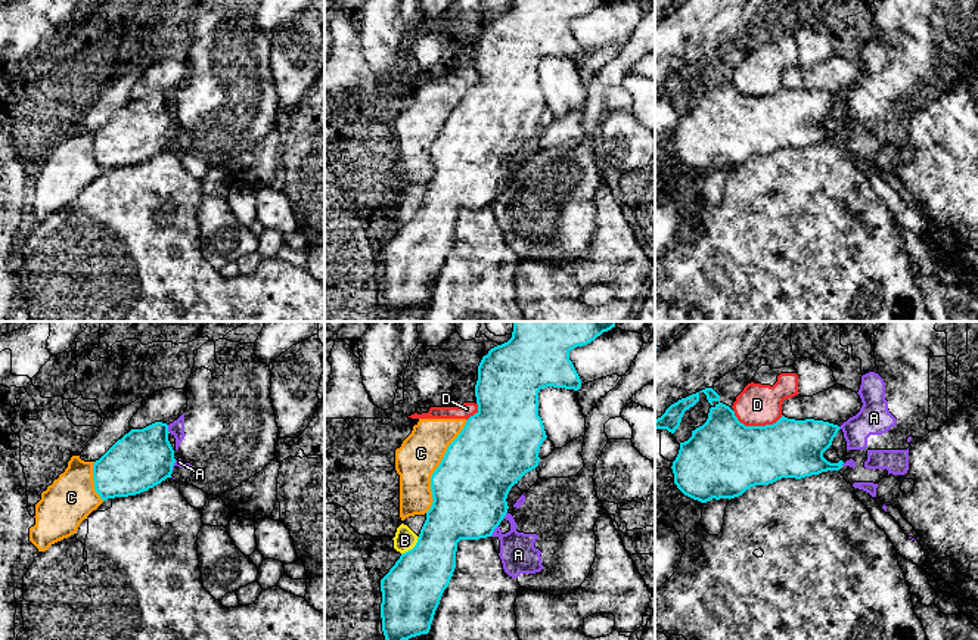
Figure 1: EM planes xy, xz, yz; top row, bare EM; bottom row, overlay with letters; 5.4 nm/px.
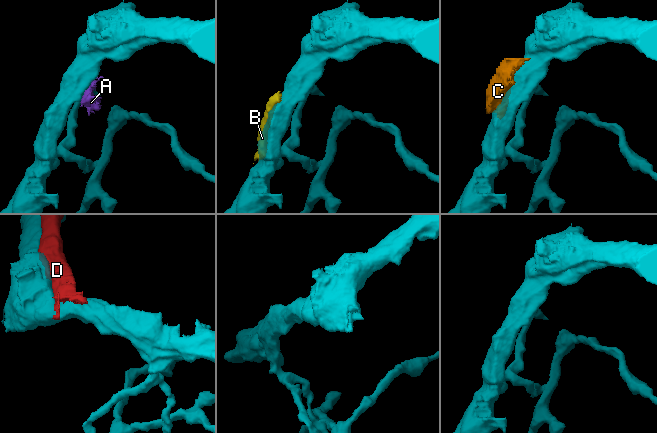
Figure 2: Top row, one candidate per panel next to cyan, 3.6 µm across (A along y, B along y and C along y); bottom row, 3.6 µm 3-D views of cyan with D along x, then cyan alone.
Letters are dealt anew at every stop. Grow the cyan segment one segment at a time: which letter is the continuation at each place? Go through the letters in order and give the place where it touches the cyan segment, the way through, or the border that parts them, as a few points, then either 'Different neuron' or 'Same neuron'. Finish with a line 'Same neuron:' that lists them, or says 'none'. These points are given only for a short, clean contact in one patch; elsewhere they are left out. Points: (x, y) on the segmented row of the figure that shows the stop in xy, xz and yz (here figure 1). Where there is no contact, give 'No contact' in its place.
A: Touches cyan at xz (493, 531). Different neuron
B: Touches cyan at xz (413, 547). Different neuron
C: Touches cyan at xz (438, 466). Different neuron
D: Touches cyan at yz (755, 426). Different neuron
Same neuron: none

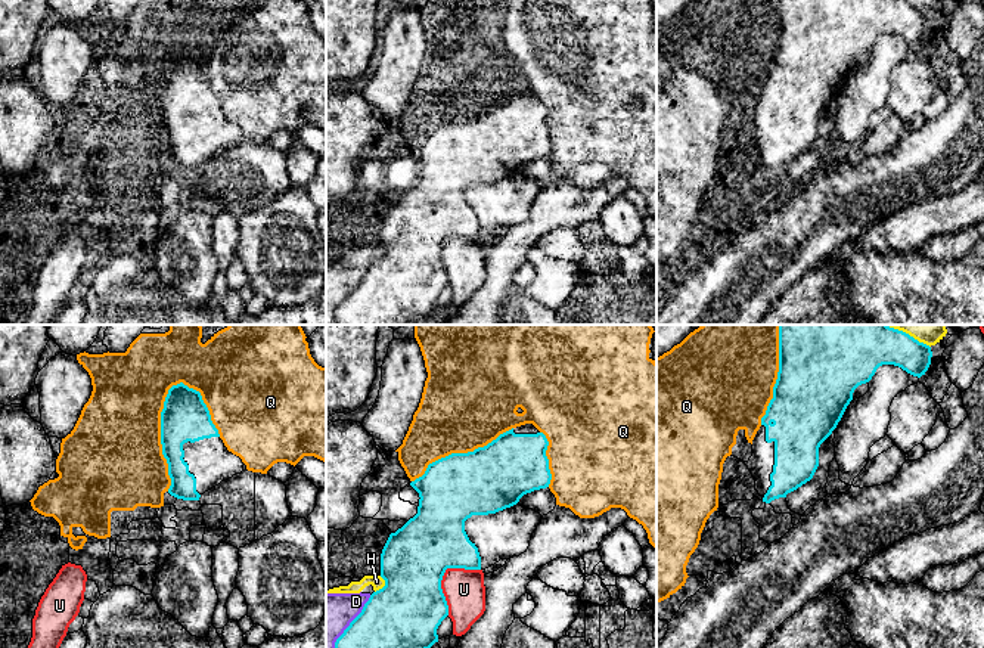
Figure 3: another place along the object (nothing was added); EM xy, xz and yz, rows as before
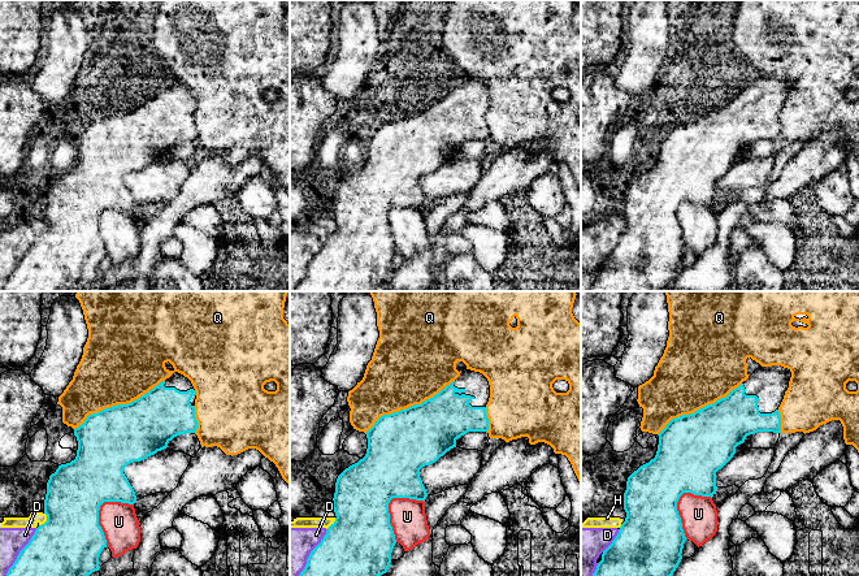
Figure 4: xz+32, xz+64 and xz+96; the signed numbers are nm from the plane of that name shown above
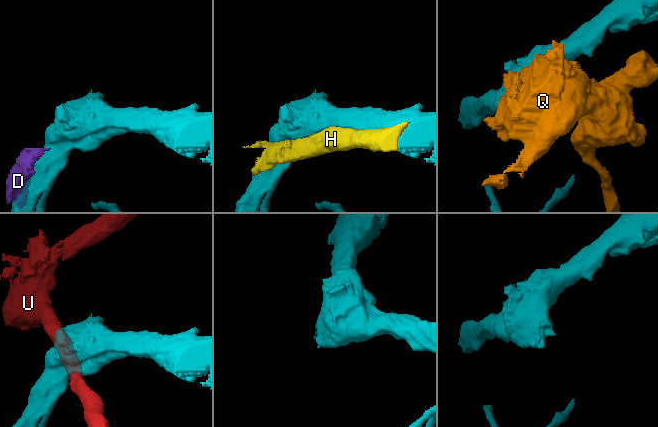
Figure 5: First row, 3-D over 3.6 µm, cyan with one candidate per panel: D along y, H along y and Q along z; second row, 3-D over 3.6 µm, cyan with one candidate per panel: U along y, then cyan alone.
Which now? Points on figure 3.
D: Touches cyan at xz (351, 622). Different neuron
H: Touches cyan at xz (385, 585). Different neuron
Q: Touches cyan at xy (161, 434). Different neuron
U: Touches cyan at xz (443, 574). Different neuron
Same neuron: none

